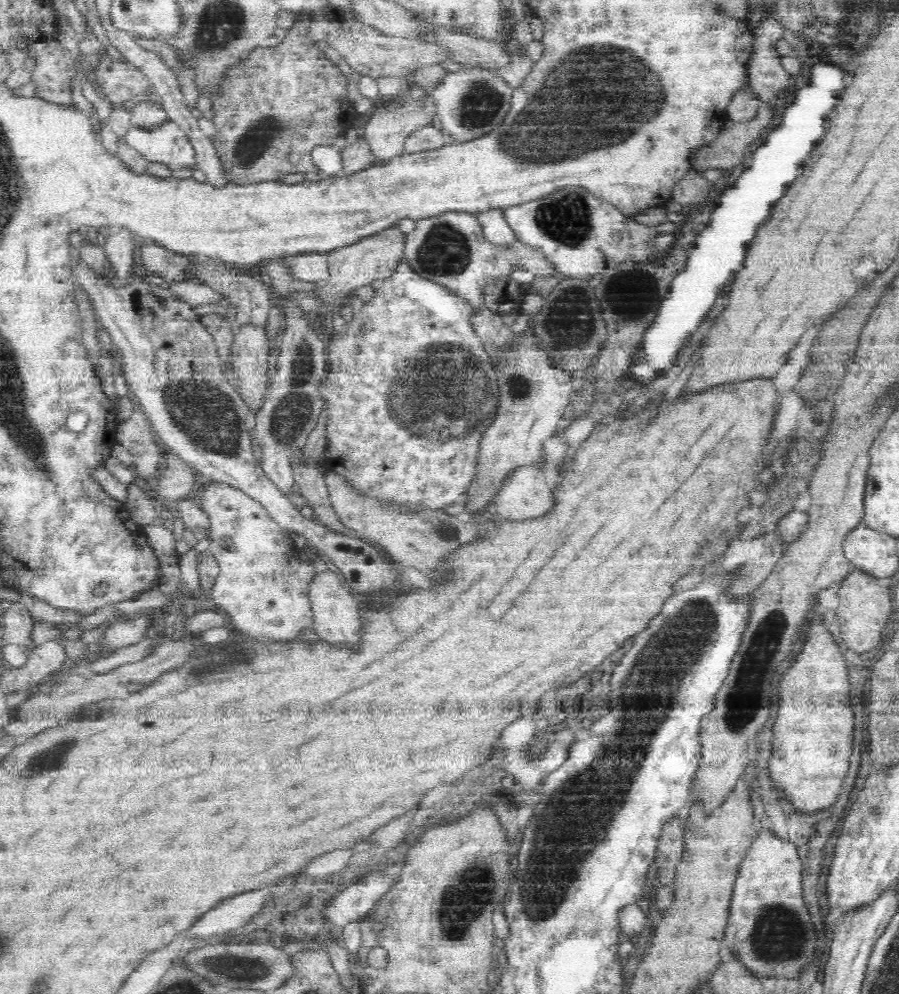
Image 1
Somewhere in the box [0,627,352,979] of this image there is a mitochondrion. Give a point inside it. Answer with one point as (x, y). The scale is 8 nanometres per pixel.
(51, 758)

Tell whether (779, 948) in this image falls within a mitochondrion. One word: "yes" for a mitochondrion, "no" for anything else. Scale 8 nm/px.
yes

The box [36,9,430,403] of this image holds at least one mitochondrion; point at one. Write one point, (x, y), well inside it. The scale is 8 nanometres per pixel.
(254, 143)

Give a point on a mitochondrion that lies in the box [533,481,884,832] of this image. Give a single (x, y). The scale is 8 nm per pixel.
(744, 700)

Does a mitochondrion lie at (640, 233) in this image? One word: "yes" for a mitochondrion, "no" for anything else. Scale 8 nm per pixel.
no

